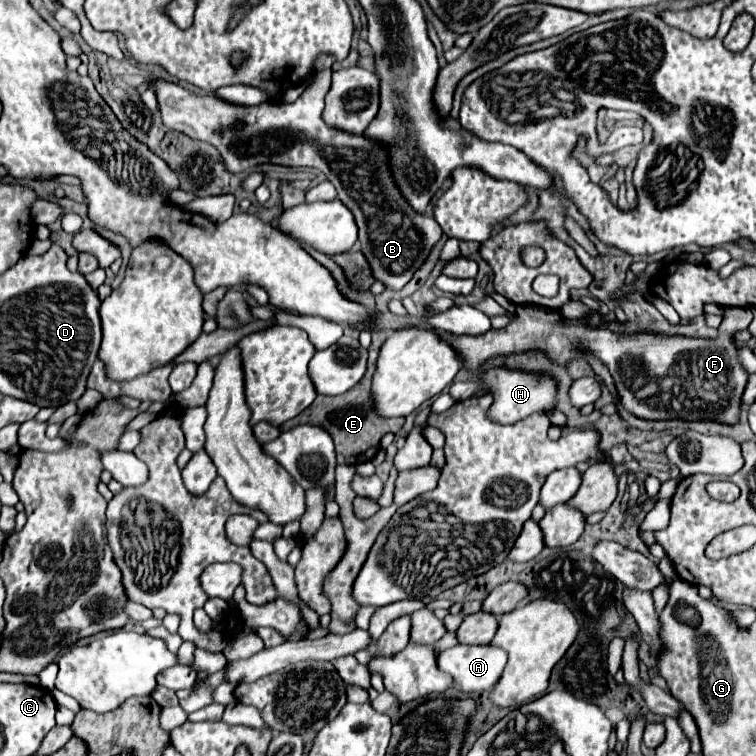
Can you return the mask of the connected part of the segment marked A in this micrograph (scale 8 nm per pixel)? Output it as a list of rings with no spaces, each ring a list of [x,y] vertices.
[[[457,644],[441,652],[437,664],[443,672],[453,676],[463,694],[481,694],[491,690],[501,678],[507,664],[507,652],[493,644]]]

